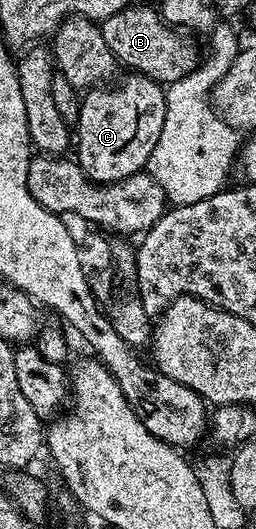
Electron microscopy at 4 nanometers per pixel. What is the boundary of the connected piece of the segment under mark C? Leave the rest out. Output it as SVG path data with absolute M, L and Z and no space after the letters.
M135 73L125 74L125 79L117 87L109 86L107 89L92 89L87 92L80 100L80 112L74 124L74 154L75 162L79 163L84 170L86 178L91 179L94 183L117 183L131 175L141 174L147 168L150 153L154 153L154 145L158 145L158 137L162 137L162 125L166 121L166 97L164 96L165 88L161 84L155 83L150 77L137 75Z

